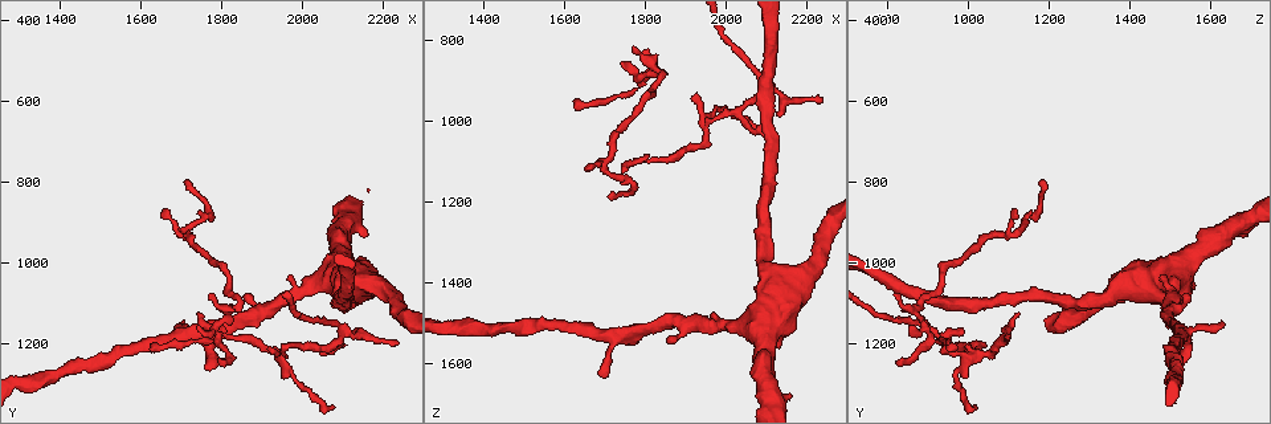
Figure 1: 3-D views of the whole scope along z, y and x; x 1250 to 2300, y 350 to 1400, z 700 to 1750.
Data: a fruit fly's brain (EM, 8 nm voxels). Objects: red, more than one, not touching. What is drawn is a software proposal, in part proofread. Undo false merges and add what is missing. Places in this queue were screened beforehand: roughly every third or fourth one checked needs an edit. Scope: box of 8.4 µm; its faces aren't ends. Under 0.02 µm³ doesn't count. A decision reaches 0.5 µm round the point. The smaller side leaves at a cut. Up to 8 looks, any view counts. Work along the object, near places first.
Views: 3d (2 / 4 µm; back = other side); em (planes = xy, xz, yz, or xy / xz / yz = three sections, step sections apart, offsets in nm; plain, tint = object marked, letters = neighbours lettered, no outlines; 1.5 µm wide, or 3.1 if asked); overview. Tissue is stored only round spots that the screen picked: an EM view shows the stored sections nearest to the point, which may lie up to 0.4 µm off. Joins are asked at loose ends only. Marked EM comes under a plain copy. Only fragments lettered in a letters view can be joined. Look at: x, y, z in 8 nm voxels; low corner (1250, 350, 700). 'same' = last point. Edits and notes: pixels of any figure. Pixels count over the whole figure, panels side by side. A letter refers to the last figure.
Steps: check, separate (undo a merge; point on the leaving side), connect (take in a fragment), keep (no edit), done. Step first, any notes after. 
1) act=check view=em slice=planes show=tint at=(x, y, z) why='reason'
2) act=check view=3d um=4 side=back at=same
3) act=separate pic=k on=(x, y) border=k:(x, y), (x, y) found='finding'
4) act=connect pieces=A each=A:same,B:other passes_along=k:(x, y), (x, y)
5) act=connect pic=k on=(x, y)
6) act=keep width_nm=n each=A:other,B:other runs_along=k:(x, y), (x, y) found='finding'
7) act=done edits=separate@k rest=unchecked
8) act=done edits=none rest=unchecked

act=check view=3d um=4 at=(1625, 1220, 950) why='thin end'

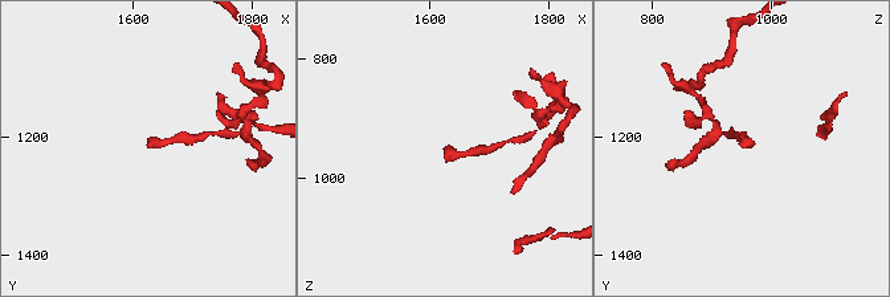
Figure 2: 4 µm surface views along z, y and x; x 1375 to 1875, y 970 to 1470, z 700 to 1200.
act=check view=em slice=planes show=letters at=(1630, 1215, 950) why='now the EM'

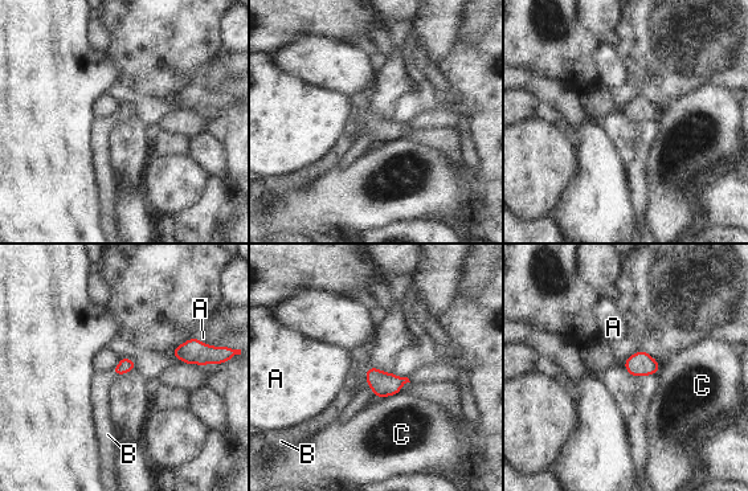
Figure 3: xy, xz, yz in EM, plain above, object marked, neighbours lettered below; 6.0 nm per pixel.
act=connect pieces=B each=A:other,B:same,C:other found='it goes on there'

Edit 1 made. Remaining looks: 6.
act=check view=em slice=planes show=letters at=(1755, 1260, 1520) why='free end'

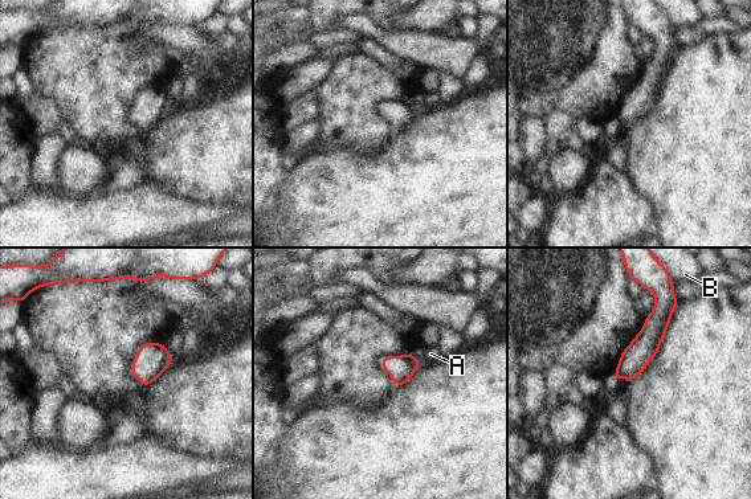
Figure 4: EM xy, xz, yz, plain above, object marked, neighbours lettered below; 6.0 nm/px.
act=keep each=A:other,B:other border=4:(415, 356), (420, 363) found='none of them fits'

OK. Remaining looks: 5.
act=done edits=connect@3 rest=unchecked

